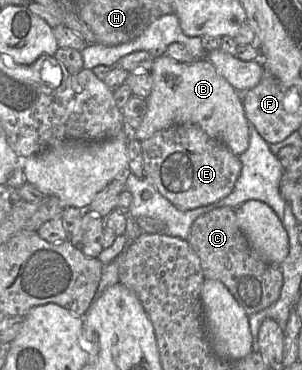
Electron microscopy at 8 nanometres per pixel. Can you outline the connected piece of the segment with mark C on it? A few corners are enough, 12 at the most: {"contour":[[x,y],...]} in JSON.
{"contour":[[235,208],[199,216],[187,241],[204,277],[248,316],[279,299],[282,272],[252,251]]}

